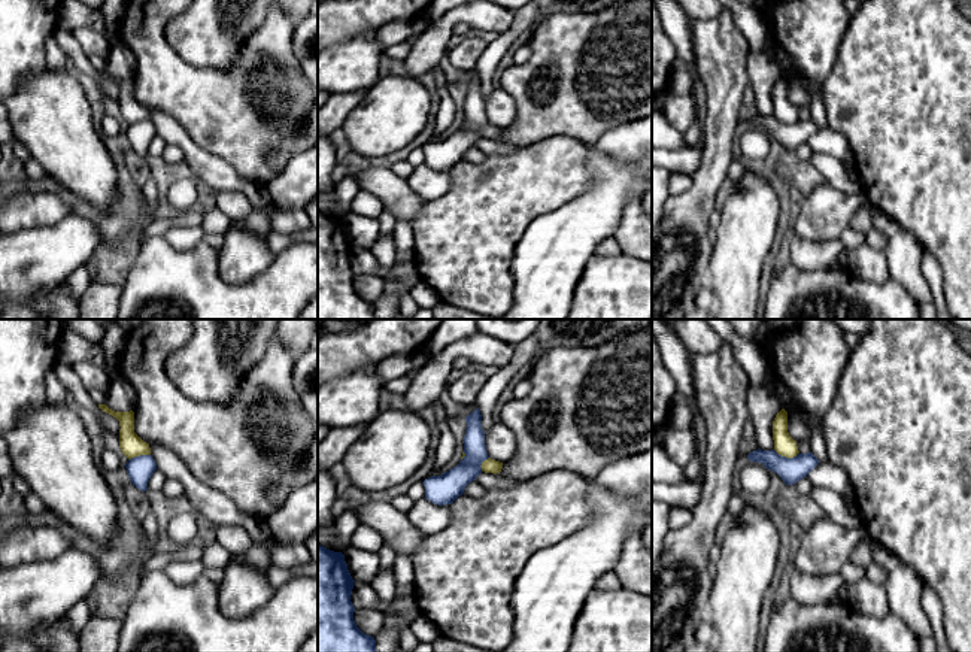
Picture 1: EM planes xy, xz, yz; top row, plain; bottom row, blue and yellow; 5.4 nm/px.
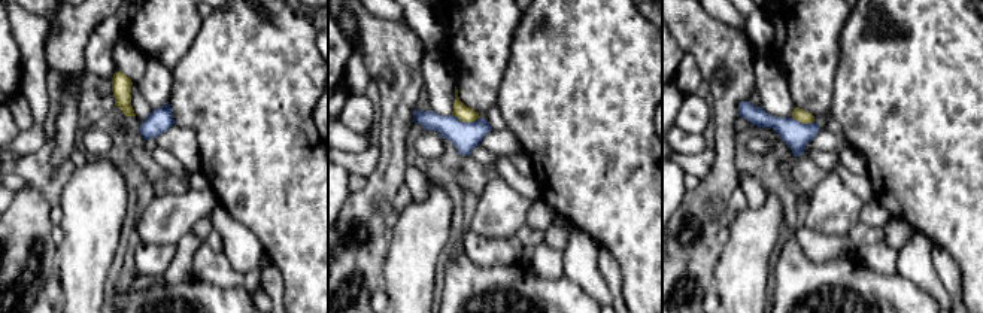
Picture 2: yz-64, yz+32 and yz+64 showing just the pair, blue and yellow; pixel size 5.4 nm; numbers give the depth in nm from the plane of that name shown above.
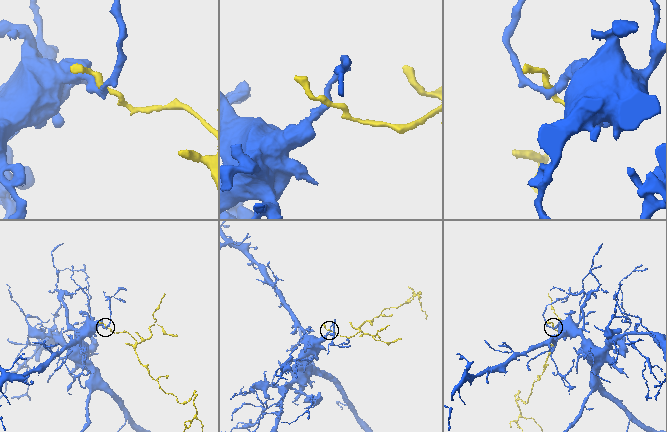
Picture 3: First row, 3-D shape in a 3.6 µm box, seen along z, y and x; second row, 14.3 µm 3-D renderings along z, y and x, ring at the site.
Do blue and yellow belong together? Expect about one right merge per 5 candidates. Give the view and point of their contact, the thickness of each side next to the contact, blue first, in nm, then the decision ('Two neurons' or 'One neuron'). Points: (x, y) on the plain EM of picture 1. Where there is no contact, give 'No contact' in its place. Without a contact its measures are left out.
Touches blue at yz (785, 123). Thickness 140 nm (blue) against 110 nm. Two neurons

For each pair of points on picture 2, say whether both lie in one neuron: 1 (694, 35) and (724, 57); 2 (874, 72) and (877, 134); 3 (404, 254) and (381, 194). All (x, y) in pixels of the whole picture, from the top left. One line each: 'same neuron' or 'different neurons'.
1: same neuron
2: same neuron
3: different neurons

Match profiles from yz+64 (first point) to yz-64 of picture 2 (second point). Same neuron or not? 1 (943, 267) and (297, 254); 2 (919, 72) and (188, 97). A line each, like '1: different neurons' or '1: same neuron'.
1: different neurons
2: same neuron

